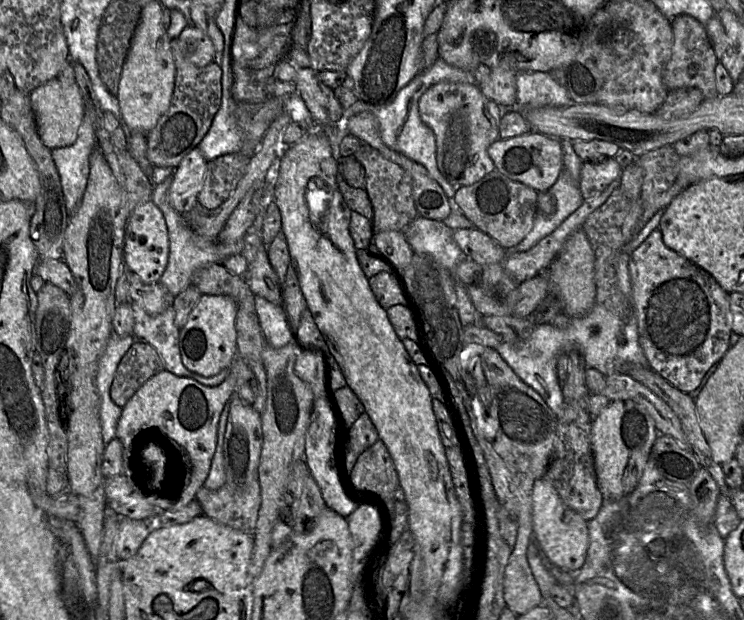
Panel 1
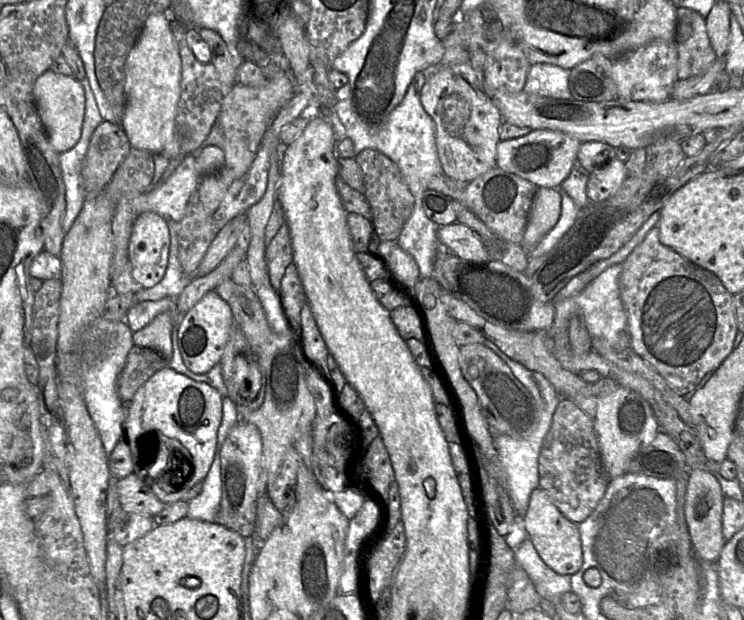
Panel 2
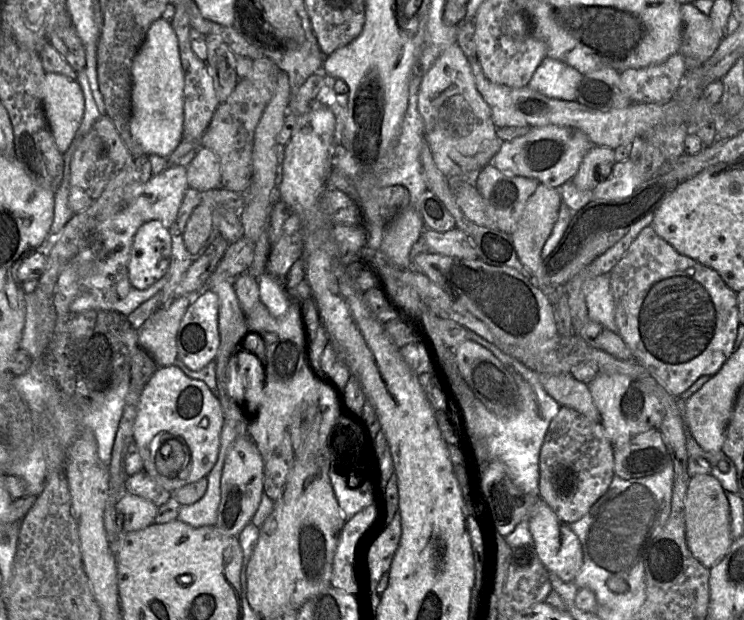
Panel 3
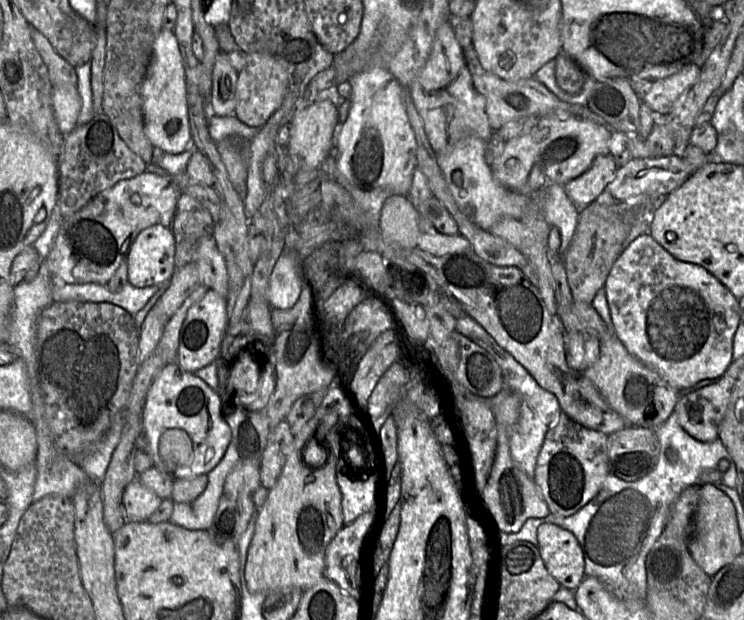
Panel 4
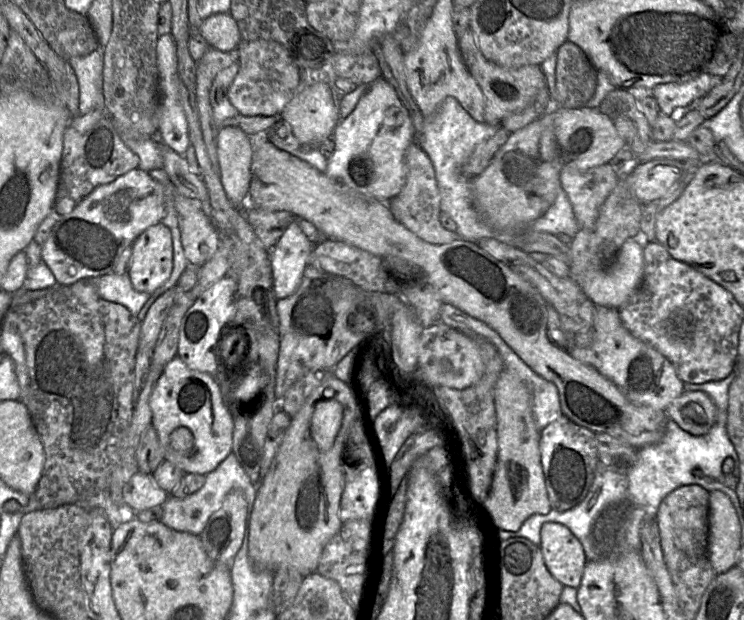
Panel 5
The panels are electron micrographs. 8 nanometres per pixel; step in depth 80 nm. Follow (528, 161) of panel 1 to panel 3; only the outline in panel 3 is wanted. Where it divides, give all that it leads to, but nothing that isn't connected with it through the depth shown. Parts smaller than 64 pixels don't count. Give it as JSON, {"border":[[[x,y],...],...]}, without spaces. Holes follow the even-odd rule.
{"border":[[[557,125],[533,127],[524,136],[503,141],[492,160],[492,165],[502,173],[532,178],[557,189],[574,177],[583,157],[592,146],[588,136],[573,127]]]}

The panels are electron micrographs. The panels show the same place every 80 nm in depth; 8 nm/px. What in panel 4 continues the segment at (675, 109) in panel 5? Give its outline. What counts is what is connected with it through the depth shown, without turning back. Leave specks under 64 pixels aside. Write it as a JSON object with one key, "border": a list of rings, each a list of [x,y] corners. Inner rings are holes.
{"border":[[[692,63],[667,78],[632,80],[631,84],[641,102],[659,117],[669,113],[675,100],[696,83],[699,74],[700,67]]]}

